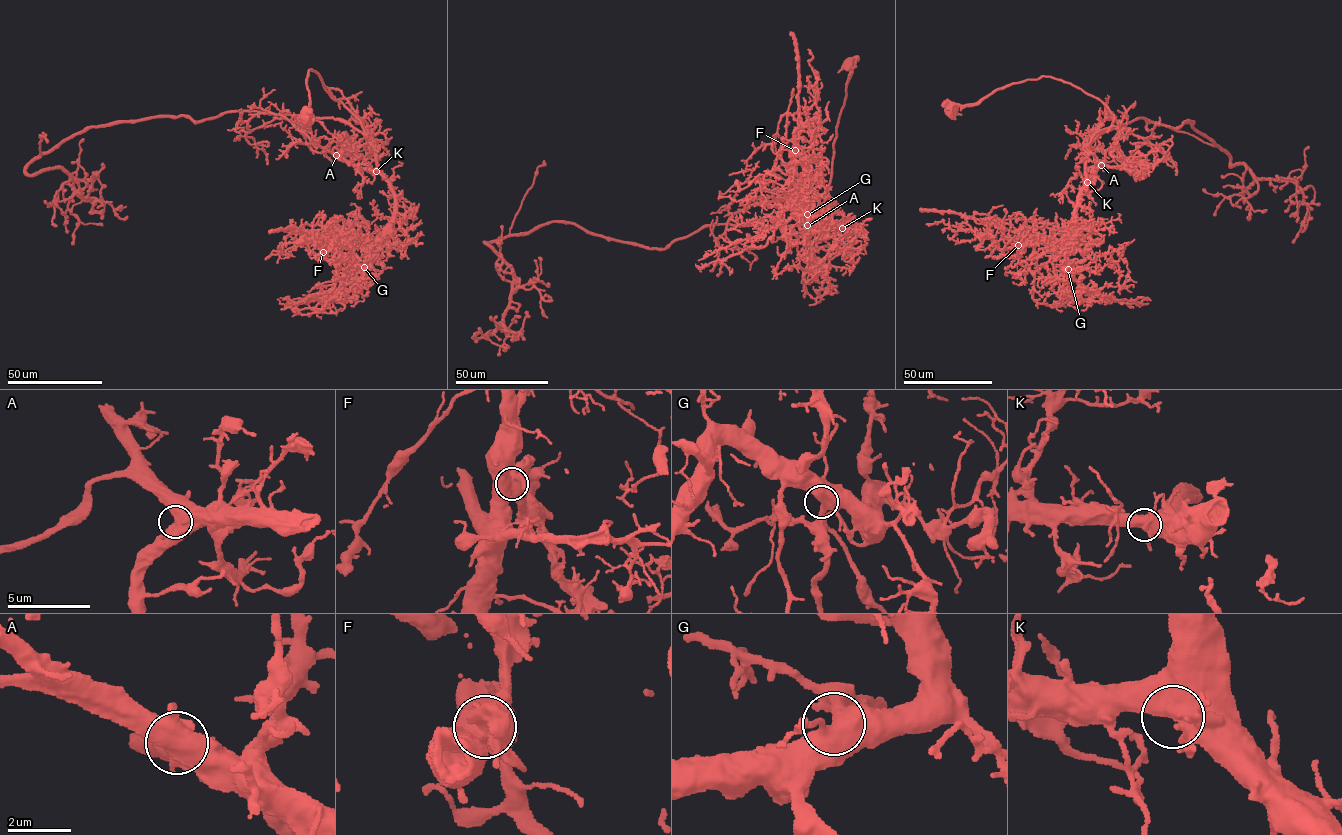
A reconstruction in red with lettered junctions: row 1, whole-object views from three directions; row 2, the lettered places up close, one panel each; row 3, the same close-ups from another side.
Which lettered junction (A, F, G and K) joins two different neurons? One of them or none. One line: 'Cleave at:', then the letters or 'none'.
Cleave at: F

